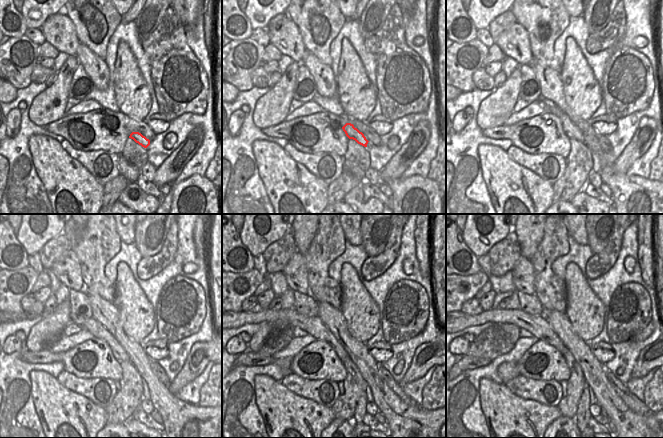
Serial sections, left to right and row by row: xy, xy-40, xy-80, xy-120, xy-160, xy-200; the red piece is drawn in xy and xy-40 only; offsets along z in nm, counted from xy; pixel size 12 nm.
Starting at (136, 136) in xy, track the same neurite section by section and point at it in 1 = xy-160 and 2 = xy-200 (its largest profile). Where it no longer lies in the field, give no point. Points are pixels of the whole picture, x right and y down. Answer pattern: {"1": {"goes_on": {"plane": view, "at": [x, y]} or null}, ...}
{"1": {"goes_on": {"plane": "xy-160", "at": [314, 326]}}, "2": {"goes_on": {"plane": "xy-200", "at": [538, 326]}}}

